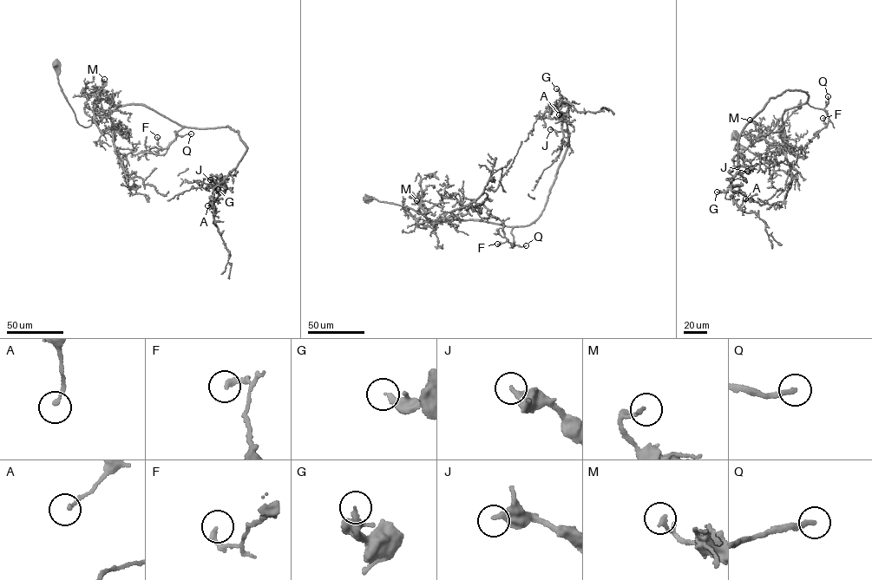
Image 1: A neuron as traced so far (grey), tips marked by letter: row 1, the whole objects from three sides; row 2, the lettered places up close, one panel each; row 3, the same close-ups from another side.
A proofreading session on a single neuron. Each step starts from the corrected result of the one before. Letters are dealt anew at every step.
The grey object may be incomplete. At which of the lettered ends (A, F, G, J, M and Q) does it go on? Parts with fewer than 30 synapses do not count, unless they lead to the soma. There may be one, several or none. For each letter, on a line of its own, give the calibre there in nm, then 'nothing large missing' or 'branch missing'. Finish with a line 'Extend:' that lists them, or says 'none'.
A: 160 nm thick; nothing large missing
F: 220 nm thick; nothing large missing
G: 240 nm thick; nothing large missing
J: 320 nm thick; nothing large missing
M: 170 nm thick; nothing large missing
Q: 240 nm thick; branch missing
Extend: Q

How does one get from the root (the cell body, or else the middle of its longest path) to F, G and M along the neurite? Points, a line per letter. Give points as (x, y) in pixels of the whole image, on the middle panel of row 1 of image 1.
F: (366, 198), (408, 207), (429, 218), (429, 222), (475, 220), (514, 226), (514, 243), (497, 244)
G: (366, 198), (408, 207), (429, 222), (528, 225), (543, 209), (568, 141), (556, 88)
M: (366, 198), (371, 198), (408, 207), (429, 218), (429, 222), (416, 200)

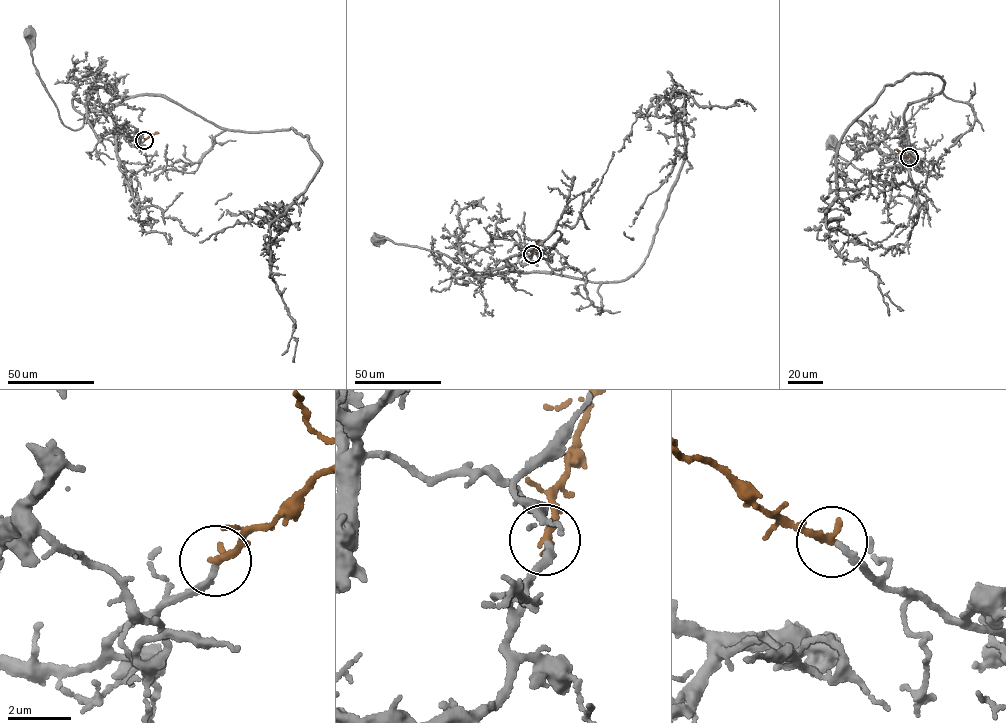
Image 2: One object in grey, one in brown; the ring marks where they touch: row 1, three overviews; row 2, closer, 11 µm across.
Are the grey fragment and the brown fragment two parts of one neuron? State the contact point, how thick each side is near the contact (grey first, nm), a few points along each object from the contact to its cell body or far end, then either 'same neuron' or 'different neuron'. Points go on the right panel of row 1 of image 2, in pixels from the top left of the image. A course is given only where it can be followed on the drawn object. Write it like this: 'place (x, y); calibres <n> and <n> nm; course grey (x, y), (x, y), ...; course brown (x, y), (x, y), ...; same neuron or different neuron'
place (909, 157); calibres 200 and 280 nm; course grey (909, 157), (919, 163), (907, 147), (908, 177), (894, 186), (855, 167), (837, 154), (831, 142); course brown (909, 157), (895, 149); same neuron

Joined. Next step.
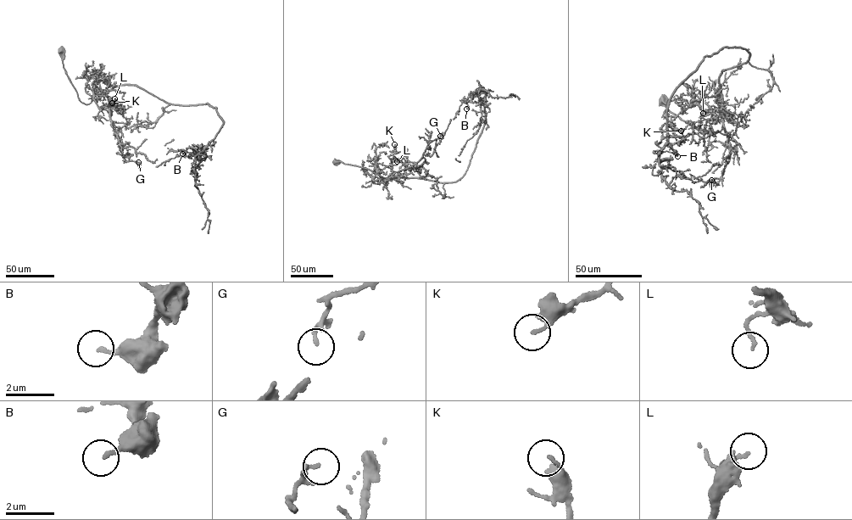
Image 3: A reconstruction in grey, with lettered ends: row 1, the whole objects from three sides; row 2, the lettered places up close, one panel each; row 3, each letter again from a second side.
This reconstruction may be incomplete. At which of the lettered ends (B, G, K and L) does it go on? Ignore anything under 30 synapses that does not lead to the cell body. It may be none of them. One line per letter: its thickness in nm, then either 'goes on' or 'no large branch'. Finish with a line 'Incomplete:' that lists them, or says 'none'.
B: 160 nm | no large branch
G: 150 nm | no large branch
K: 140 nm | no large branch
L: 120 nm | no large branch
Incomplete: none

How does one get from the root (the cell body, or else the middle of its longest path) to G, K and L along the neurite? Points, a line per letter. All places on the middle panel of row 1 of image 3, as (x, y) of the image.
G: (335, 162), (366, 168), (387, 180), (416, 163), (428, 143), (442, 132), (440, 136)
K: (335, 162), (366, 168), (381, 176), (381, 179), (379, 174), (391, 164), (396, 152), (394, 144)
L: (335, 162), (366, 168), (381, 176), (381, 179), (387, 180), (403, 172), (404, 159), (398, 158), (397, 161)

